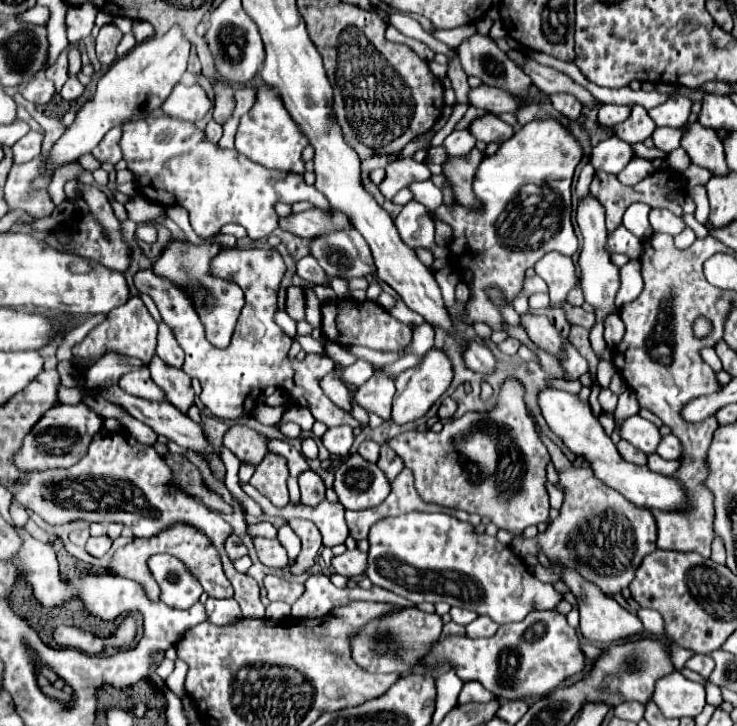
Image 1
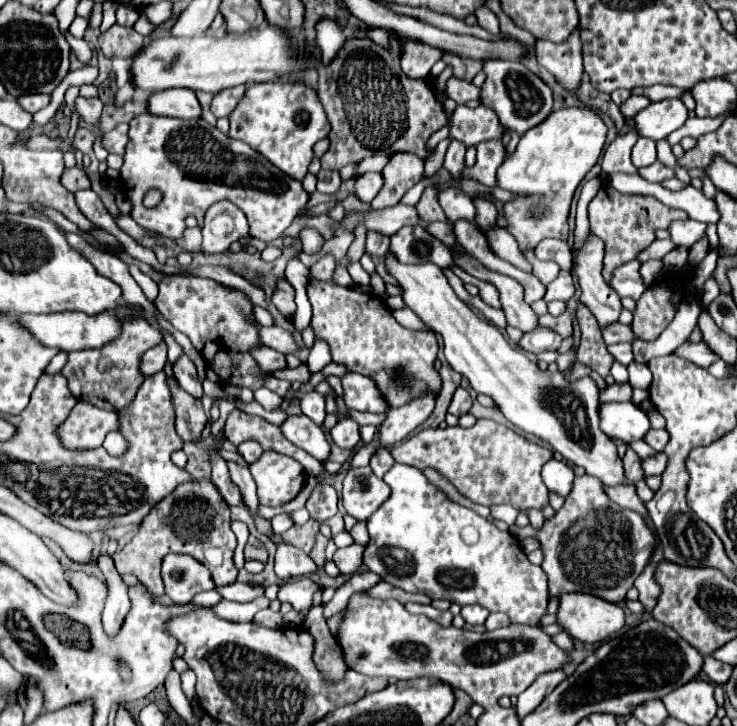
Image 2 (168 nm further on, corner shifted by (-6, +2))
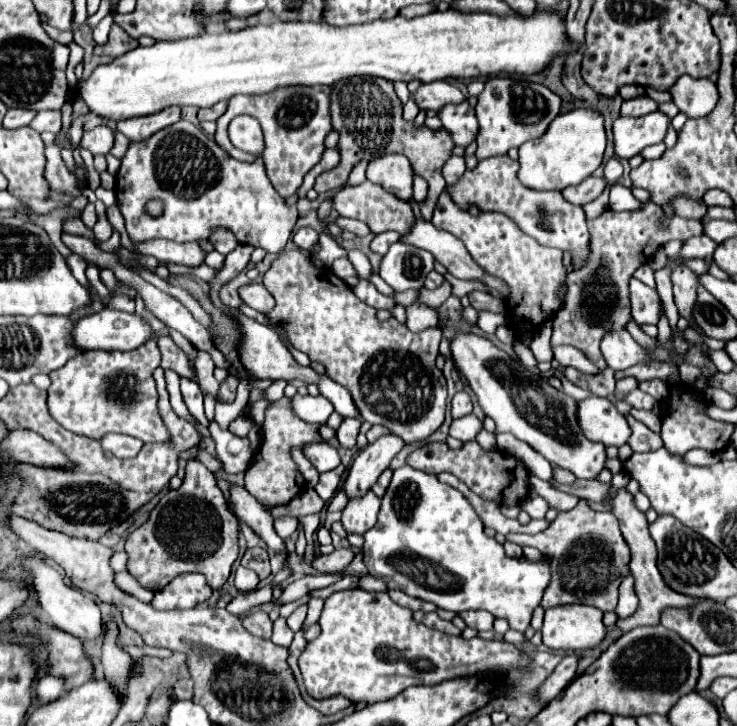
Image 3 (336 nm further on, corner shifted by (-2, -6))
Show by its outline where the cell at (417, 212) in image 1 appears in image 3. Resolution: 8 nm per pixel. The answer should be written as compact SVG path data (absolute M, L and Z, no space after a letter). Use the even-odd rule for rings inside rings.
M404 242L392 244L380 264L382 280L386 280L396 292L404 292L404 288L422 288L426 274L432 270L432 254Z

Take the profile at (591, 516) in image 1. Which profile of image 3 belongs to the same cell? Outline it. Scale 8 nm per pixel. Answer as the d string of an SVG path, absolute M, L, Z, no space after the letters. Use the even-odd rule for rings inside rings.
M580 500L576 508L560 512L546 530L534 536L508 534L506 540L518 546L534 546L550 556L552 580L540 602L544 610L562 604L590 604L602 612L616 608L618 586L630 574L630 552L612 512L596 512L586 500Z

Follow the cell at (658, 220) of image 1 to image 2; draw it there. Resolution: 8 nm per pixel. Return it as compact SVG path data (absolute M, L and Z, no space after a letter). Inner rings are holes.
M676 220L670 224L668 232L678 246L690 248L692 244L696 244L706 236L706 224L696 220Z

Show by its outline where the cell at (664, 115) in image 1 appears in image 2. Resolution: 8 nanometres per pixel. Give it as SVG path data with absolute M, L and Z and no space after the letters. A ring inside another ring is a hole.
M680 98L652 102L648 108L640 110L632 122L638 138L662 140L674 130L678 130L688 120L688 110Z

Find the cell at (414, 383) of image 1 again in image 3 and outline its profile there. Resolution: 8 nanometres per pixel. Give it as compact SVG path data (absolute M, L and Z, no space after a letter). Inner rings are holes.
M384 434L384 436L380 436L380 440L368 444L364 450L360 450L360 454L354 458L354 462L348 470L348 476L346 476L344 490L346 490L348 498L362 496L364 492L368 492L374 486L374 482L378 480L378 476L388 468L392 458L402 448L404 448L404 440L400 440L400 436Z

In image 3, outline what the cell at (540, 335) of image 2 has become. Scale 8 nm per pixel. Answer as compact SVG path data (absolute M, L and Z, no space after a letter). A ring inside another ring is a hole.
M646 202L642 210L636 212L614 212L606 208L598 218L588 220L590 230L590 258L586 268L574 270L568 274L568 294L566 306L556 314L554 332L552 332L552 346L570 344L582 350L594 366L600 370L606 368L606 362L600 352L602 334L610 328L624 328L630 316L630 302L628 302L628 280L632 278L634 270L646 264L654 252L668 240L686 240L690 236L702 234L702 226L698 220L670 220L664 216L664 210L658 204Z

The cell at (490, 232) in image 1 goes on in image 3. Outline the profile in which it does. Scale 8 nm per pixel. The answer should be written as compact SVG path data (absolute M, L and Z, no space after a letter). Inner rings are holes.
M576 108L566 114L556 116L548 126L548 132L540 136L540 140L532 140L518 148L520 162L520 182L528 188L536 190L556 190L562 192L568 186L580 184L602 164L602 156L606 150L606 132L604 118L598 110L592 108Z

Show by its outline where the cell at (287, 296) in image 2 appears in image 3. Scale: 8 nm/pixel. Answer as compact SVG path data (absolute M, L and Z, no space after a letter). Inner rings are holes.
M248 284L240 288L240 298L244 300L244 304L248 304L250 308L268 314L272 312L272 308L276 306L276 300L272 298L272 294L262 286L262 284Z

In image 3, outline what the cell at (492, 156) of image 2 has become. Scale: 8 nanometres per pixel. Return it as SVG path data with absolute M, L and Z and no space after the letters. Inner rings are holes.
M494 76L486 80L484 92L478 96L476 116L478 116L478 150L476 158L484 160L490 156L506 154L510 148L518 148L520 144L540 138L548 124L560 112L560 98L550 92L546 86L528 82L528 80L512 80L504 76Z

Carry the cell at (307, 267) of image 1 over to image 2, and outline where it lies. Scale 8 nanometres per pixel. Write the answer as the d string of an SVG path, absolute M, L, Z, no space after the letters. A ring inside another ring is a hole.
M302 228L300 230L300 240L302 240L302 250L306 254L316 254L324 244L324 238L314 228Z

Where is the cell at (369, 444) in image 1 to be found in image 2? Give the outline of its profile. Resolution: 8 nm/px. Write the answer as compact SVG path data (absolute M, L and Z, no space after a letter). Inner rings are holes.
M388 450L378 452L378 454L372 456L372 460L370 460L370 468L372 468L372 472L374 472L378 478L382 478L394 464L396 464L396 462L394 462L394 458L392 458L392 454L390 454Z

